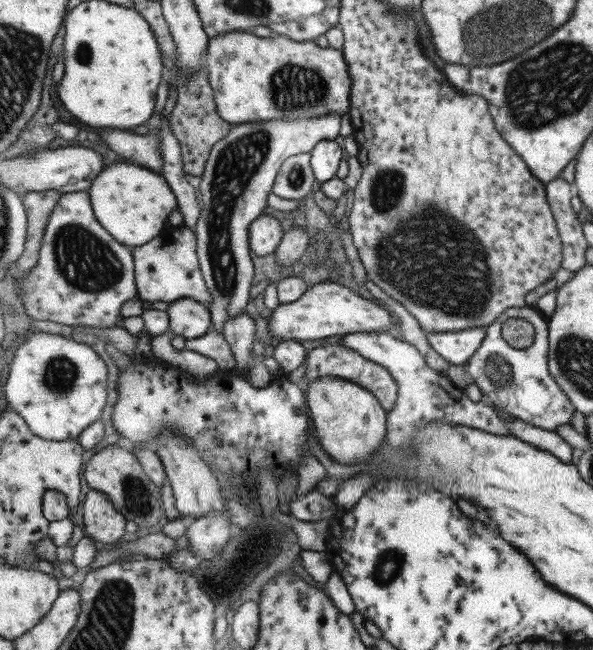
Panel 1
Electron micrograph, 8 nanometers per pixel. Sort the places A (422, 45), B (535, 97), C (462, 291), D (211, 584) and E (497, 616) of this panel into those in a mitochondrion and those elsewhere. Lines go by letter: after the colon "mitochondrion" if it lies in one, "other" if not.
A: other
B: mitochondrion
C: mitochondrion
D: other
E: other

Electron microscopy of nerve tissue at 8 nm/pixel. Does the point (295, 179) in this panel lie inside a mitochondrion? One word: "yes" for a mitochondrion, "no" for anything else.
yes

